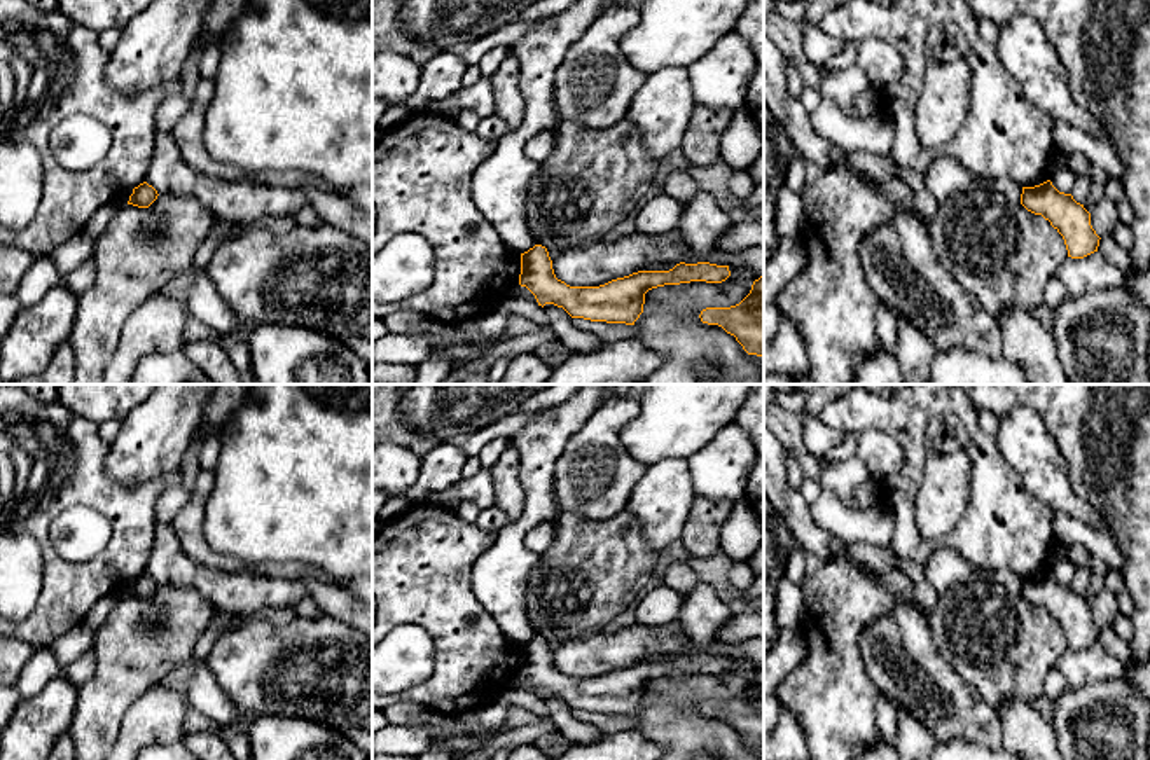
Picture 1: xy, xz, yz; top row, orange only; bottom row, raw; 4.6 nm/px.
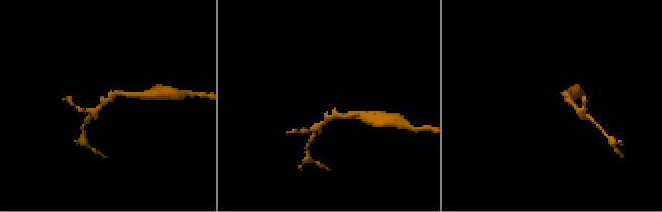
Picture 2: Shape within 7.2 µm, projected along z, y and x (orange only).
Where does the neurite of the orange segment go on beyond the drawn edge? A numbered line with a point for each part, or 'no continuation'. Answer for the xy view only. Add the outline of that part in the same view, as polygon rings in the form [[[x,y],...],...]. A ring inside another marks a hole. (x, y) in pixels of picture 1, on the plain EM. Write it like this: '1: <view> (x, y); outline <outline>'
no continuation

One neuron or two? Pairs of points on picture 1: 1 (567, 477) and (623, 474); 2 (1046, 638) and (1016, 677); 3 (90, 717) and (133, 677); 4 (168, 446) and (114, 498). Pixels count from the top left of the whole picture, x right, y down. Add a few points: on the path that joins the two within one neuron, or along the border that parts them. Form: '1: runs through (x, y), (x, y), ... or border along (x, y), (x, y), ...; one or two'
1: runs through (581, 477), (609, 474); one
2: runs through (1037, 647), (1018, 668); one
3: runs through (100, 706), (123, 684); one
4: border along (103, 460), (103, 470), (126, 486), (165, 472); two

